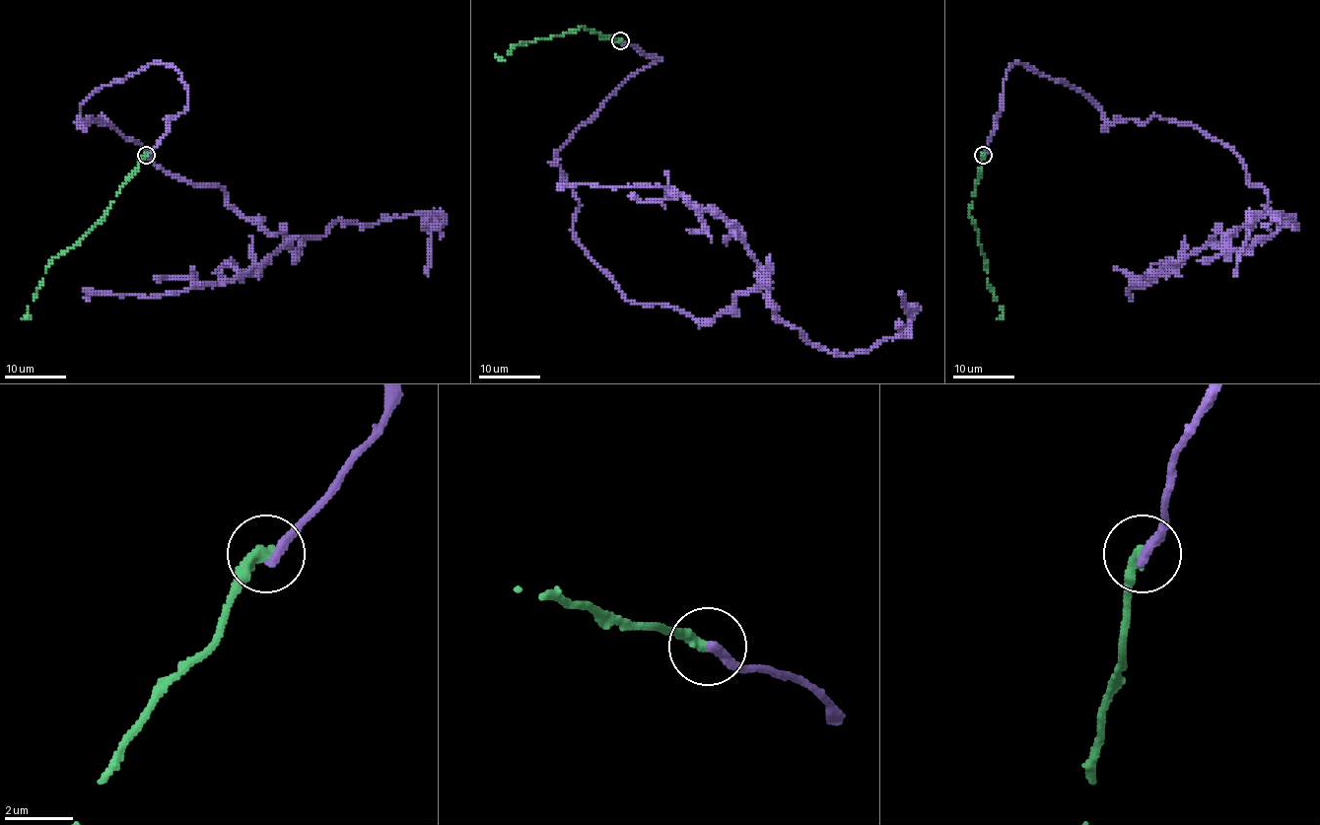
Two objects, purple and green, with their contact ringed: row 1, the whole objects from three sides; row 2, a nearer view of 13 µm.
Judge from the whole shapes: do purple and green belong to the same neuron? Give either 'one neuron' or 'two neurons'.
two neurons

